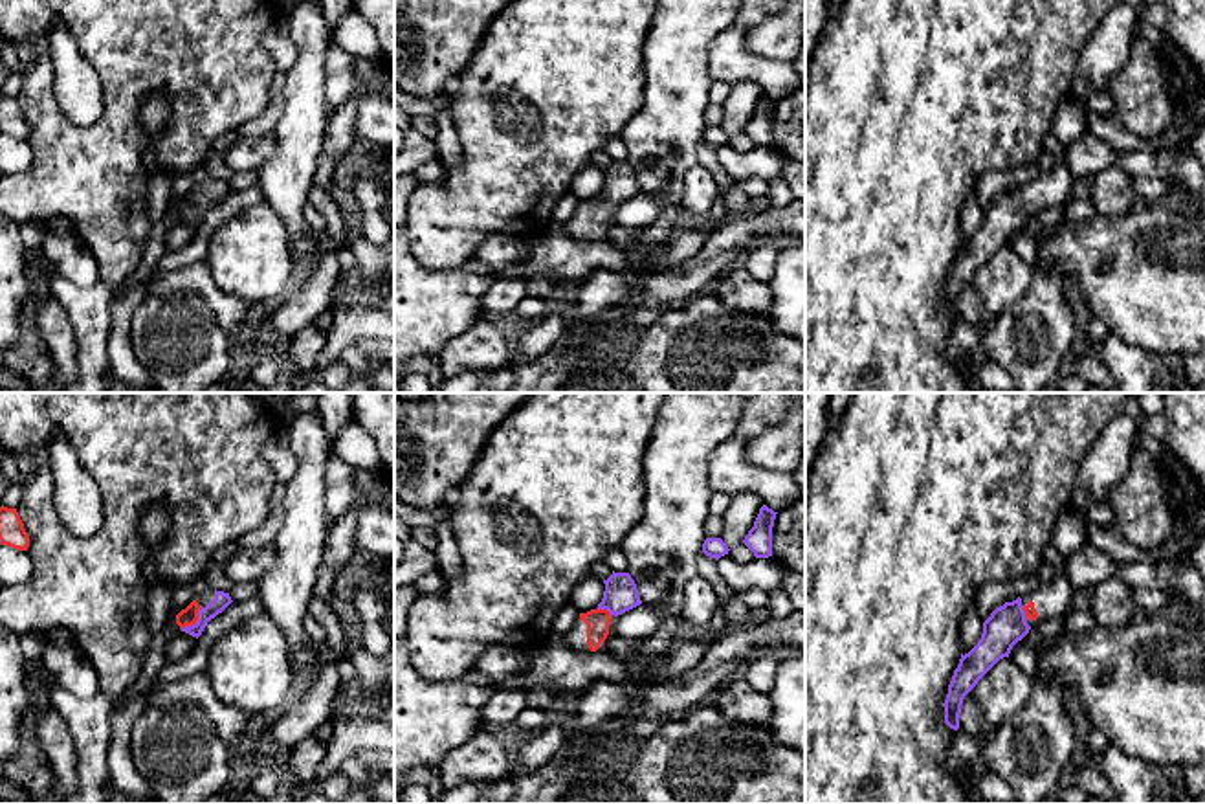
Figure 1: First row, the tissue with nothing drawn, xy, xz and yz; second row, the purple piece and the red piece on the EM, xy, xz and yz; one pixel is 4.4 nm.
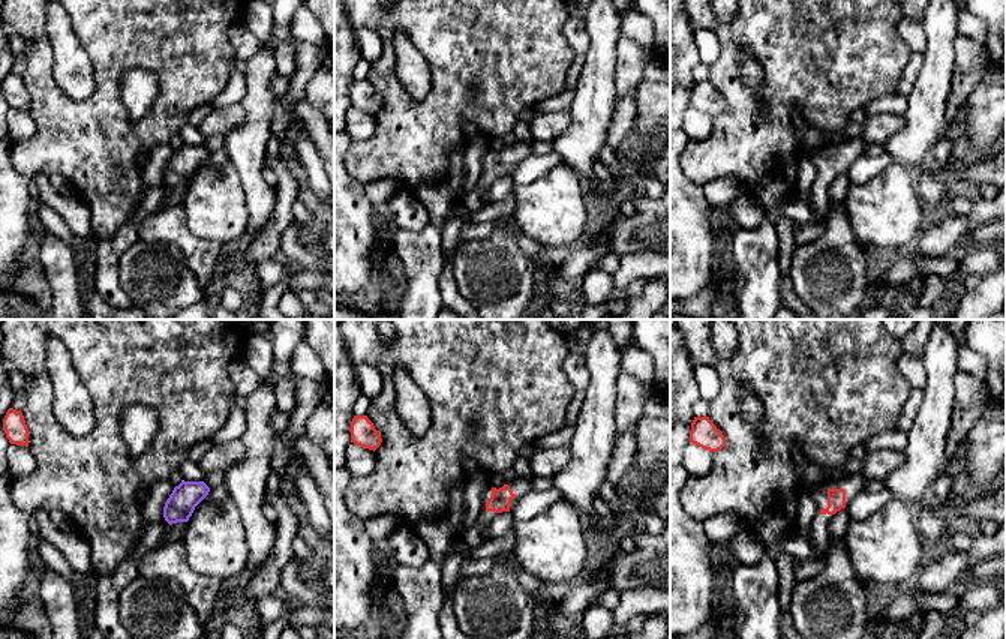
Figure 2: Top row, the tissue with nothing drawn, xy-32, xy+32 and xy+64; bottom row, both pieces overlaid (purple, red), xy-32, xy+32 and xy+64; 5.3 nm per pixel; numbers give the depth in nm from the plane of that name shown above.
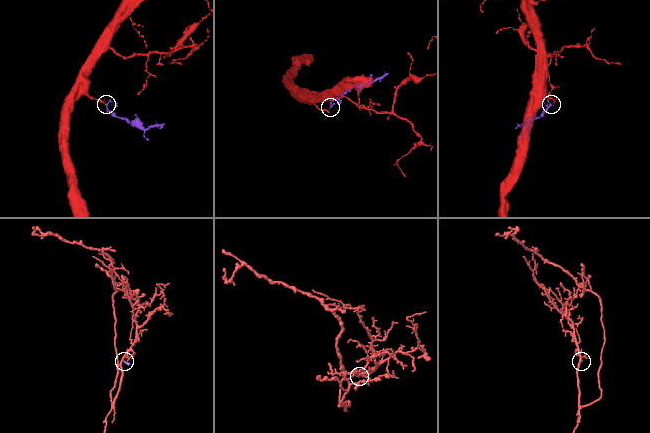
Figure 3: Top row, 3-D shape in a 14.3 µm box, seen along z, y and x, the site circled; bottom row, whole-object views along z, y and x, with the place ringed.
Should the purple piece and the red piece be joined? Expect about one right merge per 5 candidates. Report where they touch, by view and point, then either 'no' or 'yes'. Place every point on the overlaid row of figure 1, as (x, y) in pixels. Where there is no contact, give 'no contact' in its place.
xy (193, 625) | yes

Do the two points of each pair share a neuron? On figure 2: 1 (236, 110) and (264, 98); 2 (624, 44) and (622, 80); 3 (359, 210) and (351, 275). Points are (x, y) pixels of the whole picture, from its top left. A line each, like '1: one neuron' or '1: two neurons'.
1: two neurons
2: one neuron
3: one neuron

